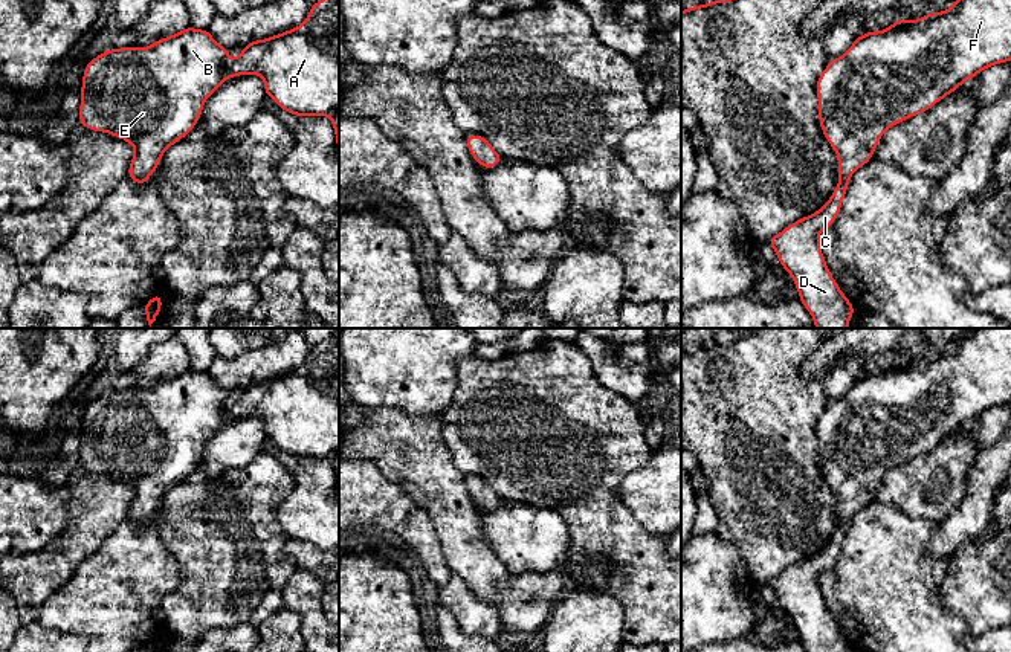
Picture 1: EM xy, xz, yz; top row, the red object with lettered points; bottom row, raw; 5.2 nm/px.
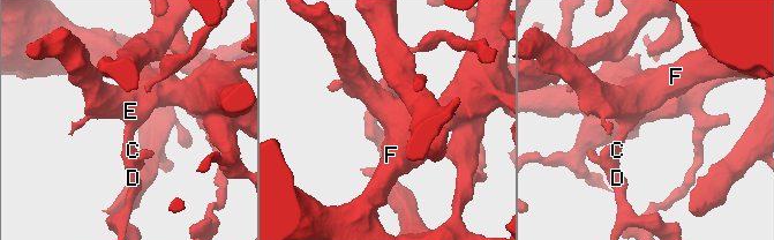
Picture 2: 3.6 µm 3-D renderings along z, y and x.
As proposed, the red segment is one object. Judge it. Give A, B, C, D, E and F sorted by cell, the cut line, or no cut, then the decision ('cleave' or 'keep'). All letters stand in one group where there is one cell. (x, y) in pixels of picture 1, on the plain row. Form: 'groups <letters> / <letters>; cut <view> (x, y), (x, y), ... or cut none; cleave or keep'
groups A B C D E F; cut none; keep

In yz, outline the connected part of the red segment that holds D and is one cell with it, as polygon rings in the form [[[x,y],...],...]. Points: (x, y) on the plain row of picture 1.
[[[976,328],[947,353],[918,362],[896,362],[887,371],[864,374],[845,397],[834,400],[816,424],[819,464],[838,498],[838,527],[814,556],[767,582],[791,617],[806,652],[855,652],[828,612],[819,577],[834,566],[855,512],[864,508],[884,473],[930,452],[982,412],[1011,403],[1011,328]]]

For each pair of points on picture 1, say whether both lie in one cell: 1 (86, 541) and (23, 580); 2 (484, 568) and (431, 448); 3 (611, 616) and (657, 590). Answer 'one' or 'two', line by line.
1: one
2: one
3: two

